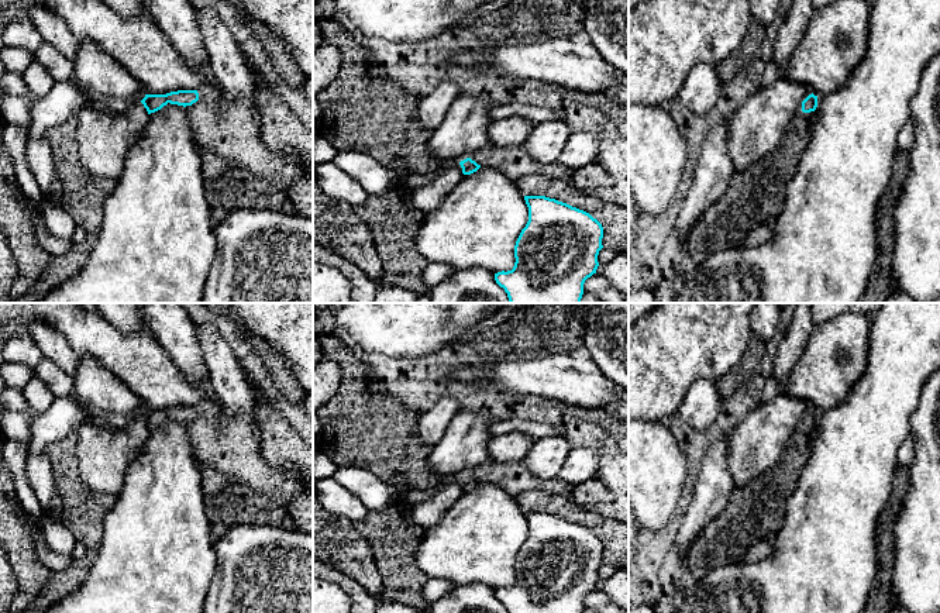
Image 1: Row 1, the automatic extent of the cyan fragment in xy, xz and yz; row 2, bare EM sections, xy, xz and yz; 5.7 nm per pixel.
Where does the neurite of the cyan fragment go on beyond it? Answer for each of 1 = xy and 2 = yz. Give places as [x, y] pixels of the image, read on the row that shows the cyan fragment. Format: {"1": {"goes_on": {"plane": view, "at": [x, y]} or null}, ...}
{"1": {"goes_on": null}, "2": {"goes_on": null}}

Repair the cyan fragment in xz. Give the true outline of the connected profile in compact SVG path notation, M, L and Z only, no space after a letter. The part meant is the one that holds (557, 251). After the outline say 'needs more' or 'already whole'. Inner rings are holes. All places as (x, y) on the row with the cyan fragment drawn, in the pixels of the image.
M524 196L528 221L514 245L512 271L495 273L510 303L581 303L583 283L596 273L603 227L589 213L545 196Z | already whole

